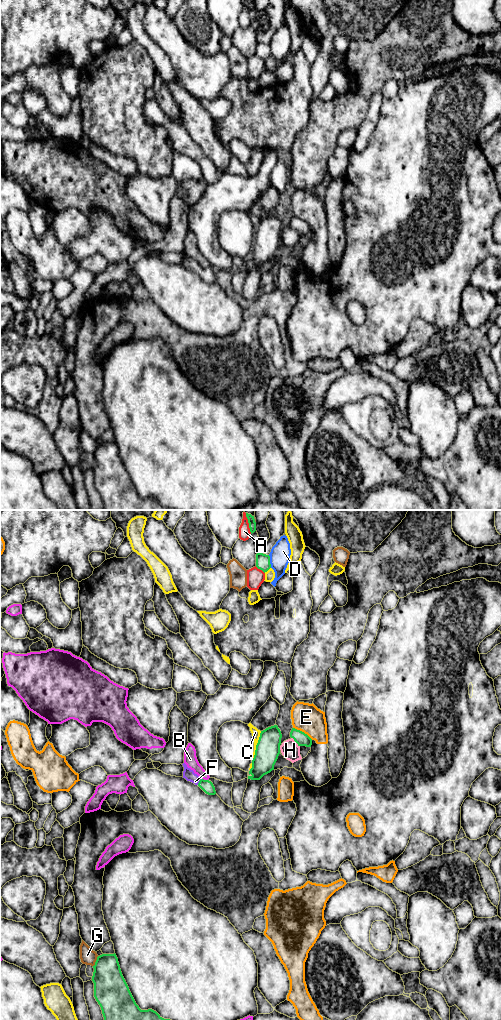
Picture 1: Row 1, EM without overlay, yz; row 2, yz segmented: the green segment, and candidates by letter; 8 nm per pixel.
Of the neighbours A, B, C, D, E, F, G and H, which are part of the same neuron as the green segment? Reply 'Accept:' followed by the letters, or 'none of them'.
Accept: F

